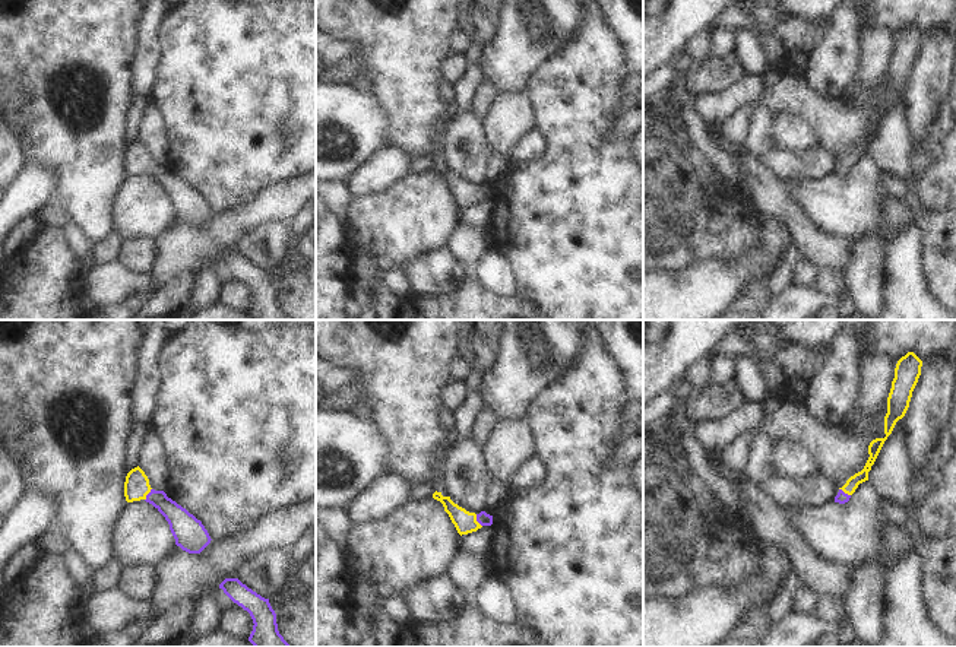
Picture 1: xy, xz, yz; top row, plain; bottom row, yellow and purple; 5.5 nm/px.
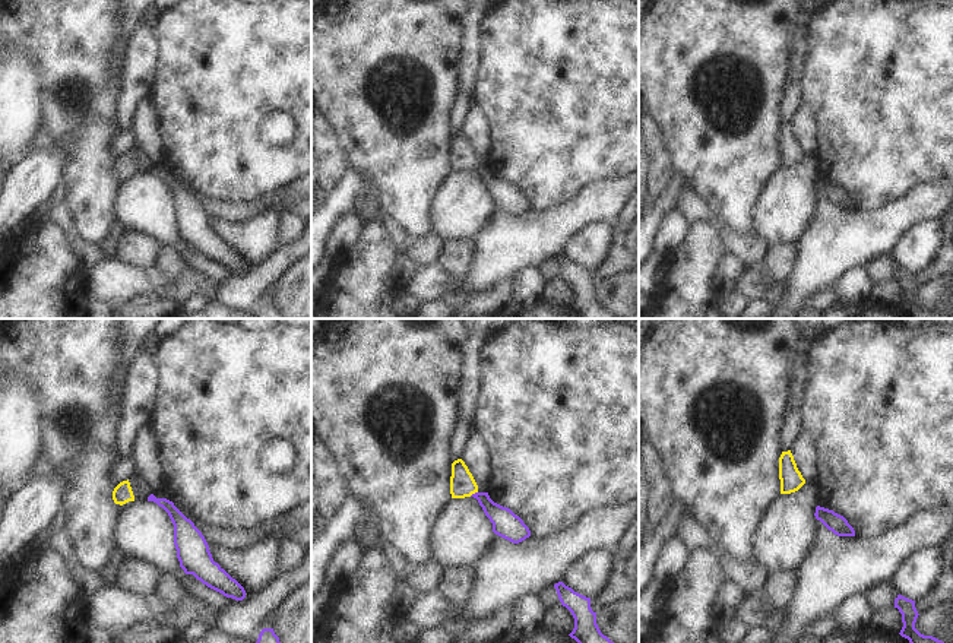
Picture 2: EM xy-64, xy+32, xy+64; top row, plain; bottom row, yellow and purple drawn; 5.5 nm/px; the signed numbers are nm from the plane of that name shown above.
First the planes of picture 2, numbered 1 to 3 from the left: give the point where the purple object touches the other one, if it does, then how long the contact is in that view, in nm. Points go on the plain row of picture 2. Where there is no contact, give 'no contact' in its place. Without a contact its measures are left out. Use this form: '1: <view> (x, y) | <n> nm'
1: no contact
2: xy+32 (472, 165) | 50 nm
3: no contact

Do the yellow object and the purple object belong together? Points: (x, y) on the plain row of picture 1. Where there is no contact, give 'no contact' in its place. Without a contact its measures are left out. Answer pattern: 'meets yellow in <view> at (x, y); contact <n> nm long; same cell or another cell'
meets yellow in xz at (475, 193); contact 80 nm long; same cell

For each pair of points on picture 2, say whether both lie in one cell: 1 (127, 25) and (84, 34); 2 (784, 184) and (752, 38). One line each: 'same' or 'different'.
1: different
2: different

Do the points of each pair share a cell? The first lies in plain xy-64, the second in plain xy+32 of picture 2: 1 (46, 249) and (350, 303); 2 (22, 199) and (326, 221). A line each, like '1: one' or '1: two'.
1: one
2: one

